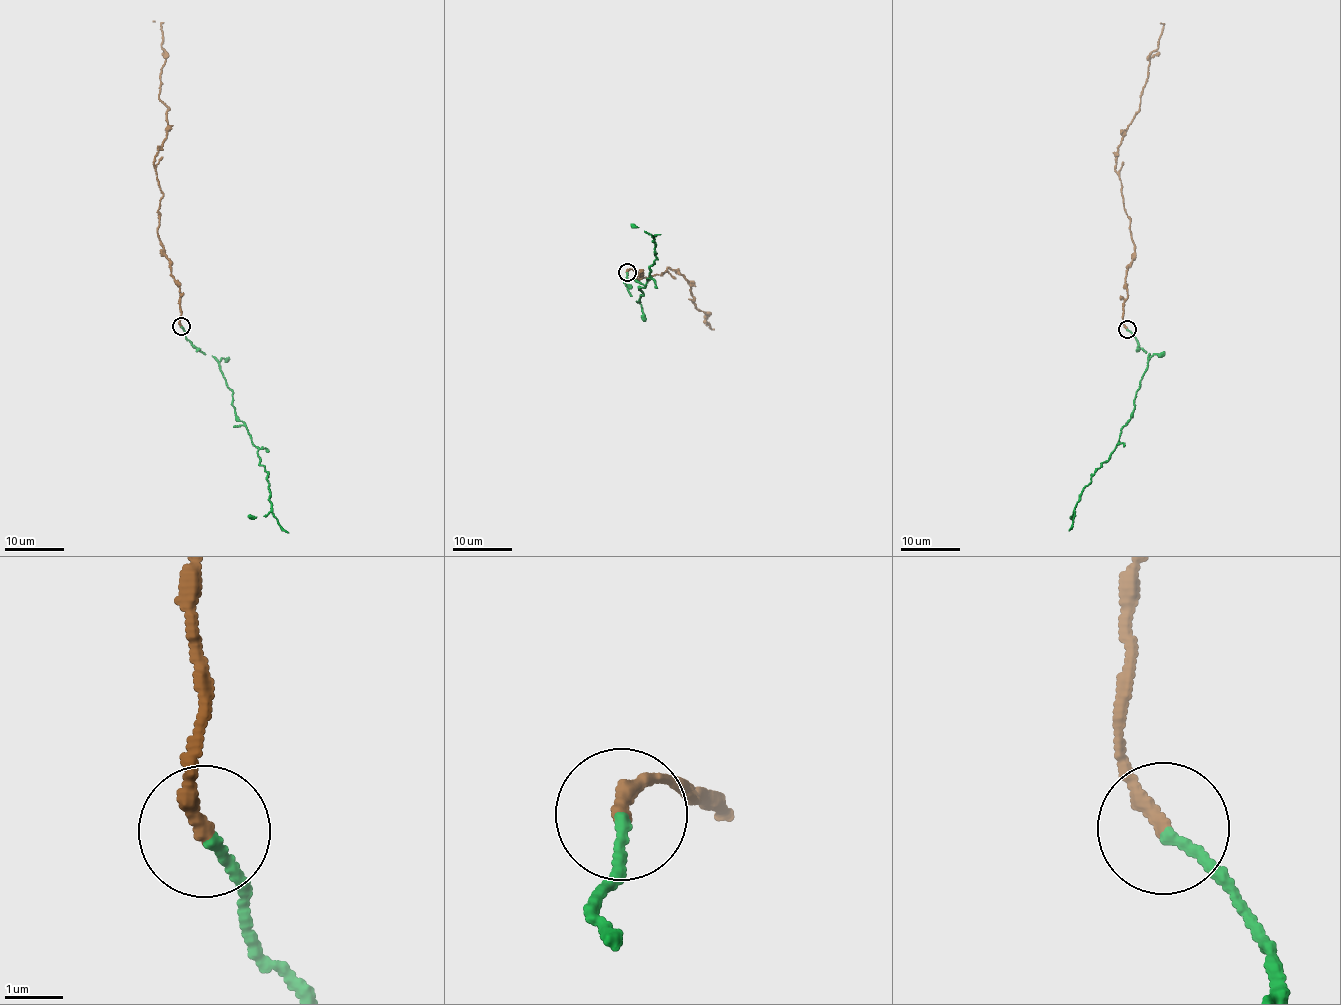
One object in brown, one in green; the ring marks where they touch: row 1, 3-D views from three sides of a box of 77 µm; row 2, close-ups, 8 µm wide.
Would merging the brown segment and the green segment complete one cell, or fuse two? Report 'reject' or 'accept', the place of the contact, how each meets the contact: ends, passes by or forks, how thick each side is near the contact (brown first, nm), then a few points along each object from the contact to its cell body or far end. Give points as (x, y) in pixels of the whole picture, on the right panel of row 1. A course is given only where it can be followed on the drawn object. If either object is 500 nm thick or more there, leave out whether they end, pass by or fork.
accept; at (1127, 329); brown ends there; green ends there; 240 nm thick on the brown side, 150 nm on the other; brown runs (1126, 328), (1122, 314), (1133, 244), (1115, 165), (1146, 83), (1150, 54), (1158, 47), (1160, 23); green runs (1126, 330), (1149, 353), (1147, 370), (1130, 421), (1122, 428), (1109, 459), (1083, 489), (1069, 530)

